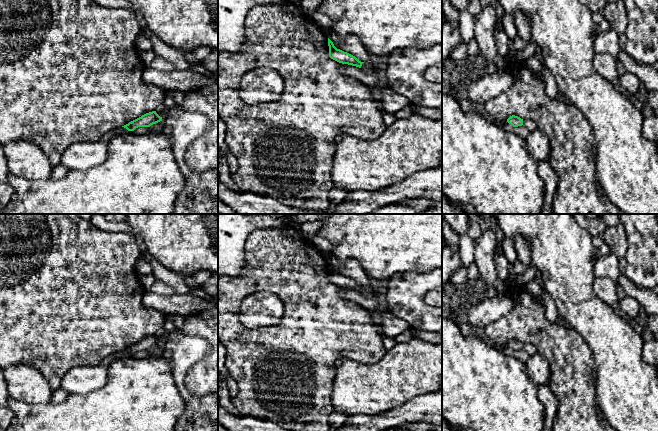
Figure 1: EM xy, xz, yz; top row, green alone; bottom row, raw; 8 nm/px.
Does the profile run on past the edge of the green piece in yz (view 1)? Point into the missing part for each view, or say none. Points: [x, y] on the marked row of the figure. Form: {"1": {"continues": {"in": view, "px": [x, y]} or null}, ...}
{"1": {"continues": null}}

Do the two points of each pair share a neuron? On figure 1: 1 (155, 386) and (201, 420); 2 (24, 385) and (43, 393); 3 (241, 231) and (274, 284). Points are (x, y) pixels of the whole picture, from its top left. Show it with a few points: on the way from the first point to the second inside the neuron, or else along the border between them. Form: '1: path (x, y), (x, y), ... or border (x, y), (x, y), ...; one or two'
1: border (187, 404), (182, 414); two
2: path (29, 386), (38, 391); one
3: border (266, 228), (256, 228), (248, 237), (246, 264); two

